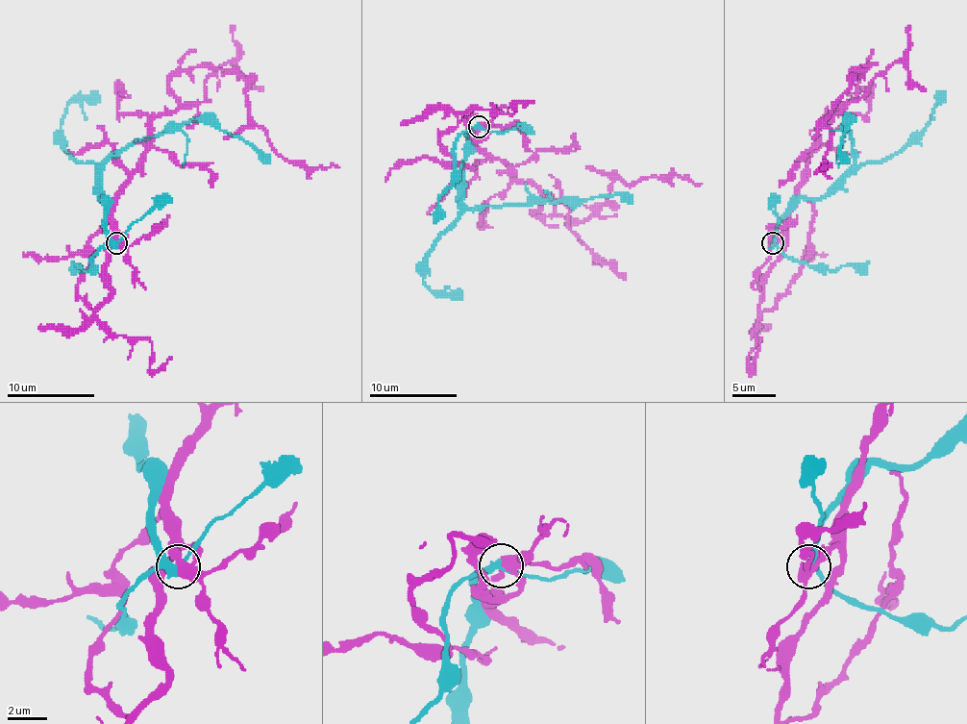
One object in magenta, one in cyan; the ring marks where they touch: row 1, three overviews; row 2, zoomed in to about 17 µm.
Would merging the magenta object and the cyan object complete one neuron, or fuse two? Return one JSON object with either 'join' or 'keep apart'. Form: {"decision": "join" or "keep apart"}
{"decision": "keep apart"}

